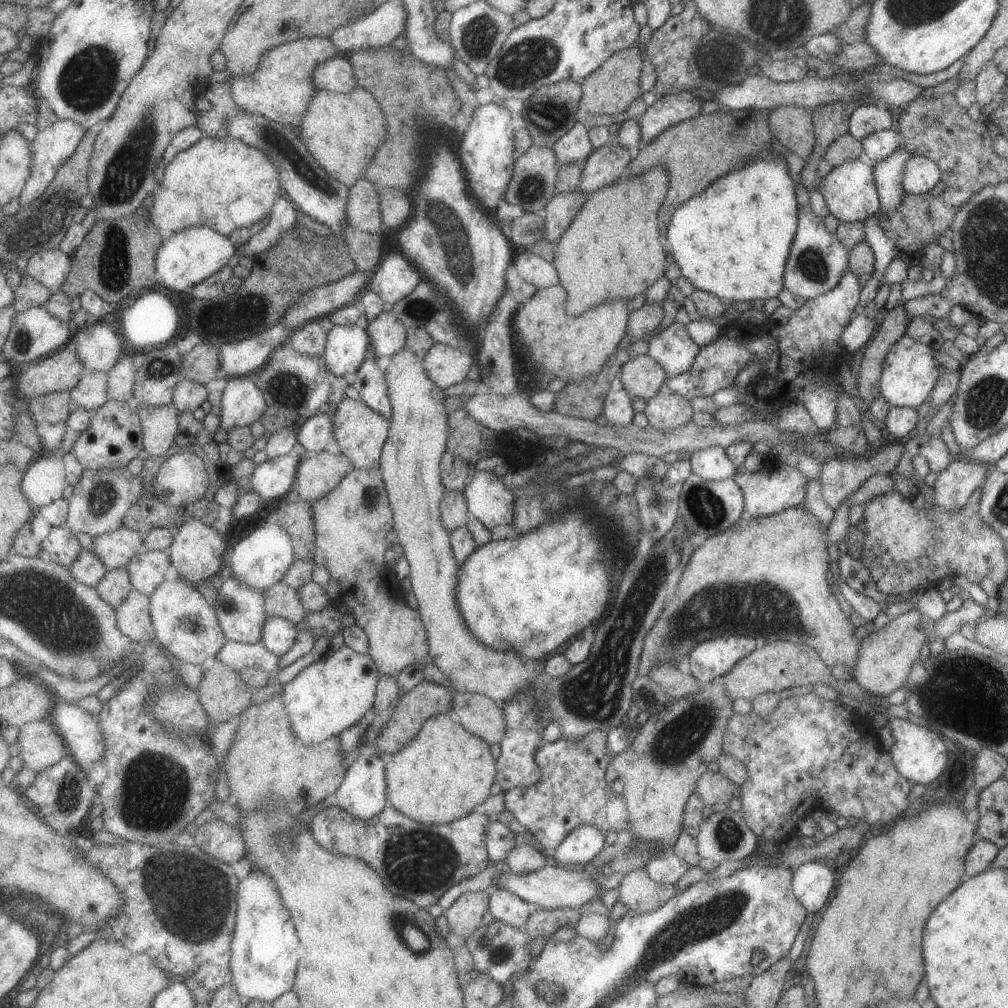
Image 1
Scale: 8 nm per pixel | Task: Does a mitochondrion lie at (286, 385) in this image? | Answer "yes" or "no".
yes

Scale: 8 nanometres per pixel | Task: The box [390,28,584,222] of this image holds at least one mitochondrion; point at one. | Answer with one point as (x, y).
(535, 57)

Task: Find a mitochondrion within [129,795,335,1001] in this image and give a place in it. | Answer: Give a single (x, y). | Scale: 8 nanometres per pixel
(191, 899)

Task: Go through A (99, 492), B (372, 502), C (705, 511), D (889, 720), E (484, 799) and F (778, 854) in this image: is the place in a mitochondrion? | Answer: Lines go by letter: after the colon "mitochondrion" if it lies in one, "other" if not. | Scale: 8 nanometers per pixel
A: mitochondrion
B: mitochondrion
C: mitochondrion
D: other
E: other
F: other

